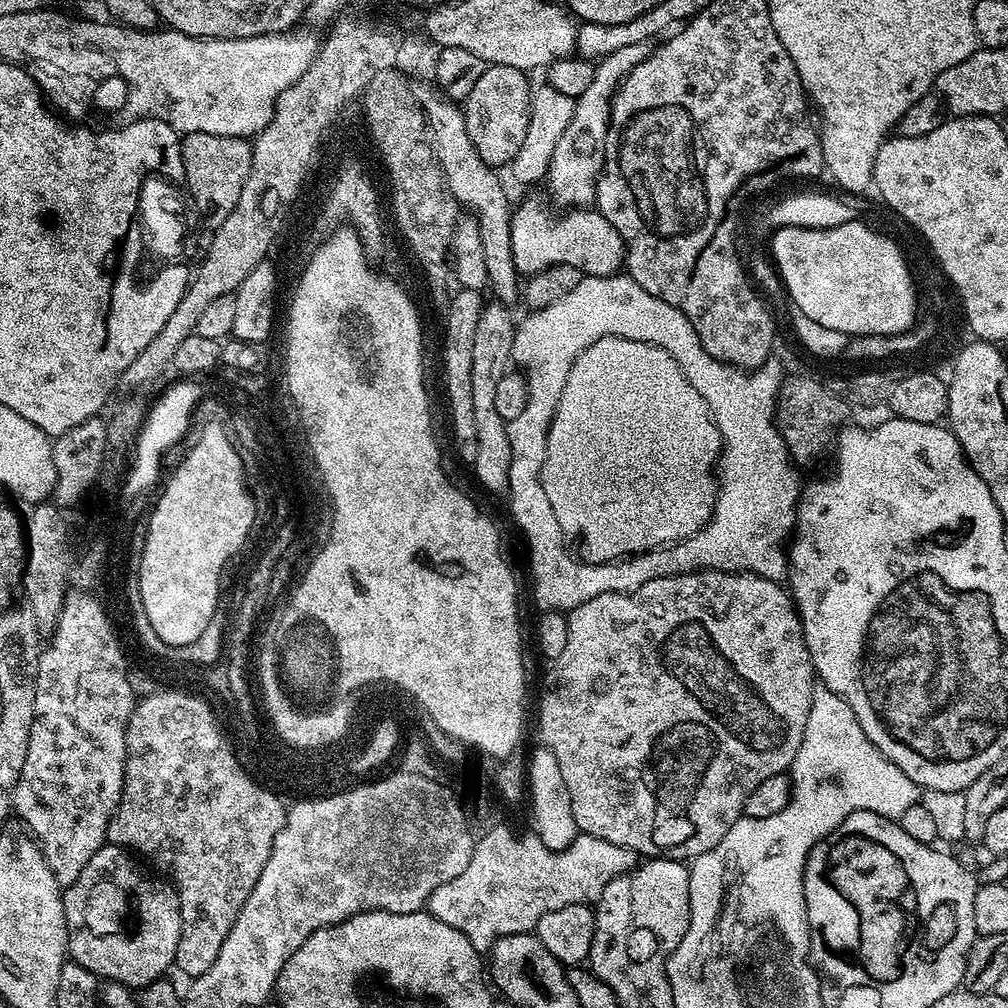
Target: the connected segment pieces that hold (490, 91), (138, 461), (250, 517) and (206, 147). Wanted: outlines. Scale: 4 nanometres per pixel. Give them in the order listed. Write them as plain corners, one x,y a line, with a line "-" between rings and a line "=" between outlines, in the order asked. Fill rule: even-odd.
489,64
485,67
482,78
478,78
474,90
462,101
462,111
466,122
466,134
470,134
470,142
477,150
479,158
495,170
511,165
526,142
526,130
532,117
532,88
528,84
529,77
522,70
505,64
=
178,380
178,383
168,387
158,400
147,409
144,424
140,428
139,438
133,449
134,462
129,470
122,490
118,492
119,500
124,504
124,510
129,519
136,520
144,506
142,498
148,490
157,482
160,474
162,458
166,452
174,447
184,436
186,427
193,423
194,415
199,407
199,402
205,396
206,390
196,380
=
205,423
200,429
202,430
200,437
196,440
196,445
189,450
188,457
177,466
176,473
169,478
168,485
164,488
164,493
156,500
156,509
153,510
152,517
148,520
148,533
144,536
144,549
140,552
140,569
138,569
141,600
146,610
146,618
150,620
154,633
158,634
158,637
170,646
176,647
186,646
187,643
192,643
196,638
201,637
207,618
211,615
211,604
216,599
216,572
220,571
220,565
223,564
225,557
229,556
237,544
240,544
240,540
245,542
245,537
251,532
256,514
252,510
248,496
245,496
243,484
240,481
240,475
245,471
244,462
230,442
230,438
227,437
226,431
217,423
=
185,132
180,145
184,167
183,183
192,203
196,205
196,211
200,213
201,221
211,226
226,222
230,210
238,206
242,186
246,186
246,178
250,174
251,143
242,136

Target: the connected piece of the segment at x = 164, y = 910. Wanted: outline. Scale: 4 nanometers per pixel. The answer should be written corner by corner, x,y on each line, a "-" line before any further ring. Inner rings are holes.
105,843
62,895
70,959
86,966
101,981
142,990
175,965
180,899
167,879
143,872
131,858
125,849

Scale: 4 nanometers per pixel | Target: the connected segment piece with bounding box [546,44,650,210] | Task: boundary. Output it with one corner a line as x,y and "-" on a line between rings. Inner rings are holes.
648,44
622,46
622,50
614,50
614,54
604,56
593,67
590,86
582,95
575,97
573,104
576,105
571,105
568,125
556,139
554,154
550,154
546,177
553,202
561,204
564,210
588,208
595,201
596,179
600,176
600,167
604,165
604,139
612,119
612,97
630,70
634,70
634,66
638,66
649,55

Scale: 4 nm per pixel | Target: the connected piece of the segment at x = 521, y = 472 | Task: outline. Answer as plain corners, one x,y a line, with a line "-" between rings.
617,274
615,276
581,275
578,286
570,290
570,294
558,298
558,302
550,302
550,306
538,308
527,313
524,321
516,324
514,346
512,347
512,364
522,373
528,384
526,406
518,418
507,421
510,438
510,474
508,475
508,508
512,511
512,520
520,527
524,540
528,543
528,556
540,576
548,576
552,572
552,556
548,551
552,544
544,540
540,544
540,528
552,528
554,521
550,502
546,502
546,490
542,490
540,481
540,461
544,454
544,431
548,426
548,418
552,408
558,407
562,398
562,390
566,386
566,378
572,369
572,363
594,342
607,336
626,338
634,342
646,342
666,350
674,362
678,362
678,370
686,374
686,382
702,394
710,414
720,431
722,451
718,461
718,487
716,489
716,505
708,525
698,530
690,538
680,540
676,544
666,544
663,548
655,548
649,552
638,552
635,556
626,556
622,560
614,560
611,564
593,564
588,572
556,572
552,584
547,588
540,584
536,588
536,604
540,610
571,610
582,602
590,602
590,598
598,598
598,594
611,592
633,592
638,586
646,586
646,582
654,582
654,578
677,576
683,572
698,572
705,568
716,568
719,572
753,572
762,578
780,582
788,575
788,554
785,545
796,527
796,505
800,502
802,480
792,473
794,461
788,452
786,442
776,424
776,401
780,399
778,382
783,381
786,371
782,365
769,362
760,368
747,372
732,364
722,364
719,360
706,354
702,342
698,342
698,334
694,334
694,326
690,326
690,318
682,314
670,302
662,302
662,298
654,298
638,286
631,276

